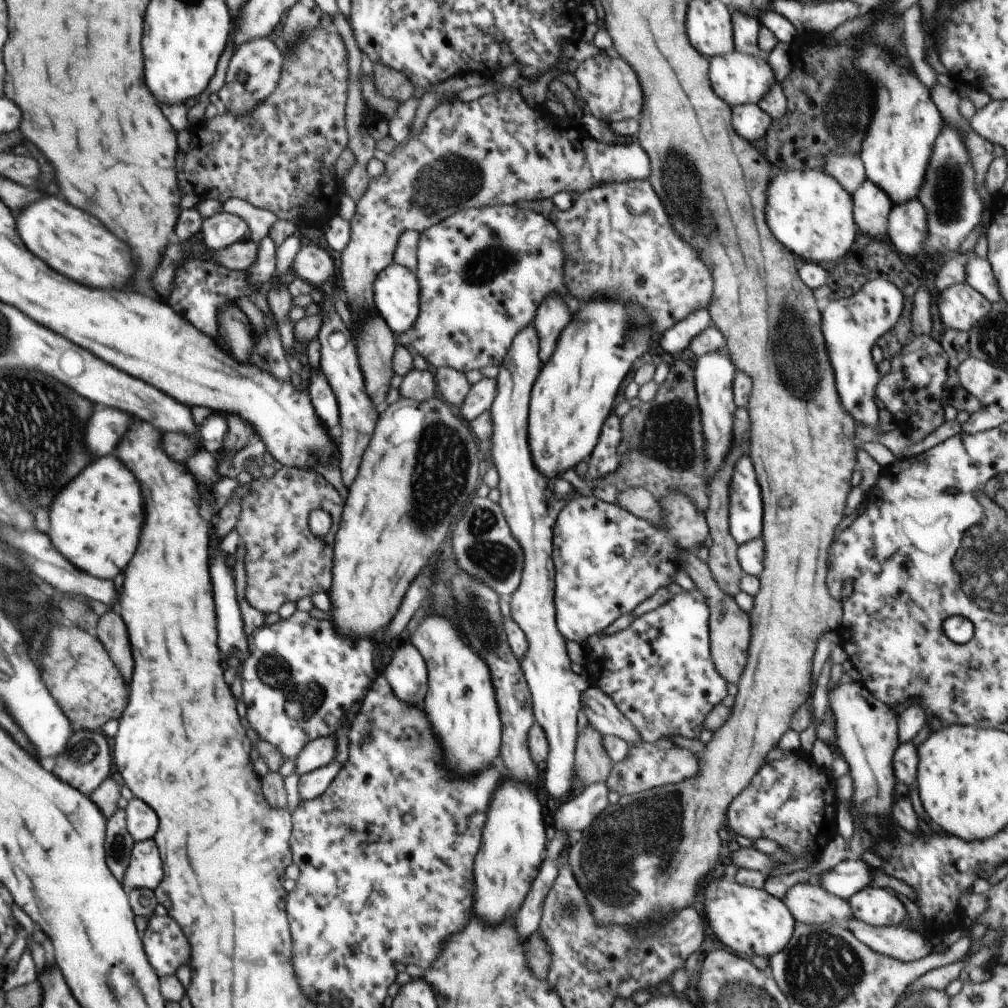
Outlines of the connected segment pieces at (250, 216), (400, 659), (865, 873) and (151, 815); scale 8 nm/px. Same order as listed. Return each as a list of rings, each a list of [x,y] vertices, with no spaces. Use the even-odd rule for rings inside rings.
[[[230,198],[223,204],[222,209],[223,212],[240,216],[248,224],[250,236],[253,237],[255,243],[262,242],[272,229],[272,224],[274,225],[278,220],[272,212],[252,206],[238,198]]]
[[[411,643],[394,650],[382,675],[400,702],[406,702],[408,706],[423,706],[428,685],[427,665]]]
[[[850,856],[827,872],[818,874],[814,881],[826,892],[848,901],[856,892],[867,888],[873,882],[873,878],[867,863]]]
[[[132,798],[125,809],[127,830],[134,842],[154,839],[158,832],[156,812],[141,799]]]

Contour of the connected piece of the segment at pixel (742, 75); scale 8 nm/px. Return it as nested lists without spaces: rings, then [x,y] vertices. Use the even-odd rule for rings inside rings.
[[[733,51],[710,57],[708,60],[710,64],[708,76],[711,88],[718,98],[722,98],[722,101],[731,108],[747,103],[758,105],[762,96],[766,94],[766,90],[770,90],[770,86],[777,82],[765,56],[750,56],[750,54]]]

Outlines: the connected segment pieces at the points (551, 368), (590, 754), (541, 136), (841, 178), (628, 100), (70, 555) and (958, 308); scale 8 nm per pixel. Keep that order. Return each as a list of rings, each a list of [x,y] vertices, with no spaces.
[[[603,295],[602,298],[590,298],[580,303],[578,312],[572,314],[570,322],[558,336],[552,360],[543,363],[530,392],[528,443],[534,466],[546,478],[554,478],[570,468],[575,468],[592,455],[608,416],[614,412],[614,400],[622,381],[638,357],[648,352],[654,342],[658,344],[662,335],[654,332],[652,318],[644,308],[638,309],[636,302],[620,302]]]
[[[591,725],[578,734],[575,747],[574,773],[584,786],[607,781],[613,761],[604,749],[603,735]]]
[[[502,86],[497,93],[492,92],[472,102],[456,99],[441,103],[428,114],[419,134],[400,142],[390,154],[376,151],[375,157],[384,164],[384,171],[376,178],[369,178],[362,198],[355,202],[356,212],[349,222],[350,241],[340,256],[341,285],[348,299],[347,305],[352,308],[354,325],[364,314],[375,310],[372,284],[384,268],[393,264],[398,240],[406,231],[420,234],[469,207],[552,200],[558,192],[577,196],[594,186],[642,181],[650,177],[650,158],[638,143],[604,144],[590,136],[575,113],[554,123],[549,112],[528,106],[513,86]]]
[[[827,154],[823,172],[832,176],[850,195],[867,180],[859,154]]]
[[[604,54],[593,56],[580,63],[573,75],[578,82],[581,98],[598,120],[605,121],[610,126],[628,118],[639,119],[644,104],[642,86],[634,70],[621,57],[610,58]]]
[[[98,458],[82,478],[74,478],[58,502],[50,506],[50,541],[78,570],[98,579],[114,580],[136,552],[138,530],[144,524],[144,500],[130,470],[116,458]]]
[[[956,284],[940,291],[938,313],[942,323],[950,330],[968,331],[990,310],[991,303],[970,284]]]

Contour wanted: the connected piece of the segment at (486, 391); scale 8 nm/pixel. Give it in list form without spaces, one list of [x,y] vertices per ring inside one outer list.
[[[482,378],[471,386],[464,404],[460,406],[460,416],[463,421],[470,424],[478,416],[489,411],[496,398],[497,380],[494,378]]]

